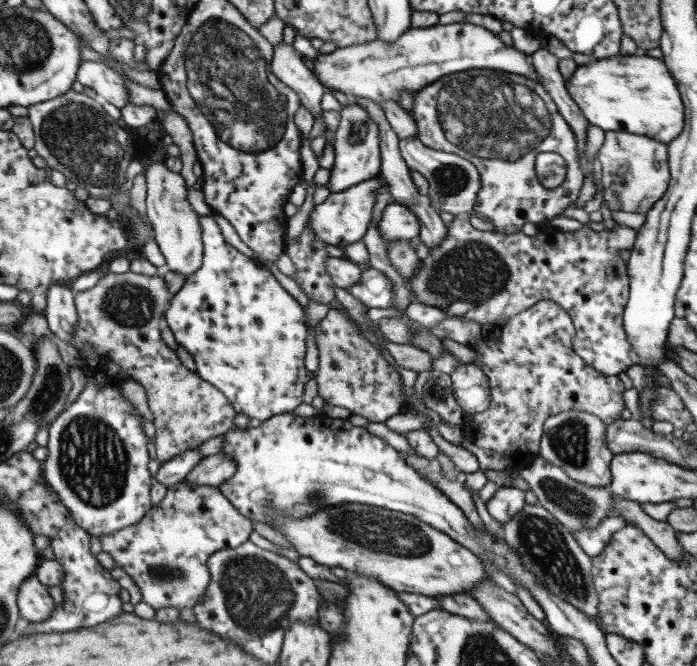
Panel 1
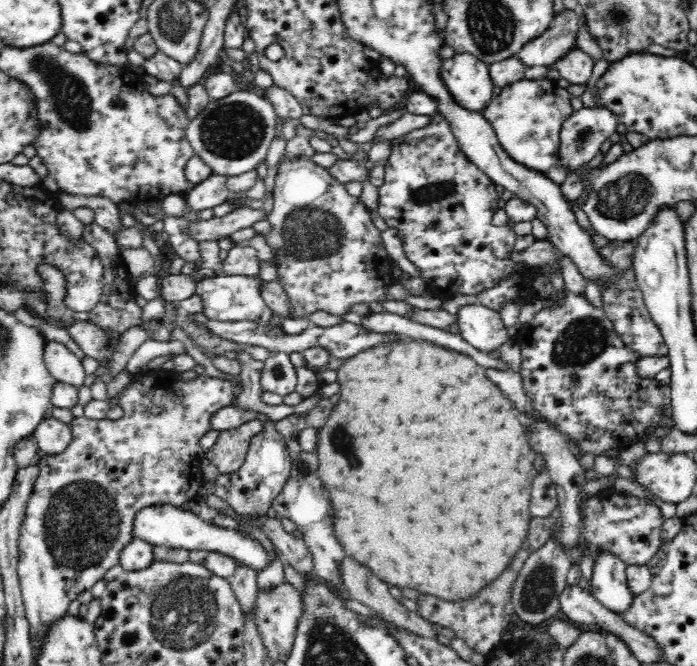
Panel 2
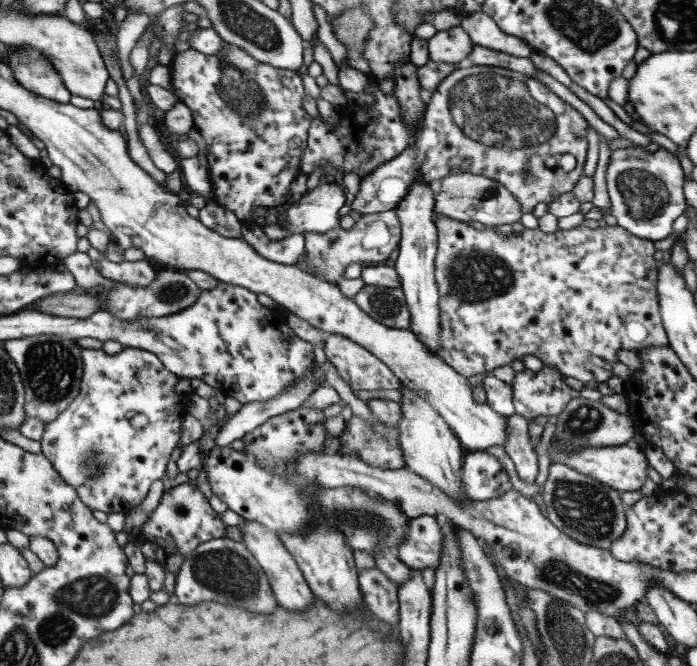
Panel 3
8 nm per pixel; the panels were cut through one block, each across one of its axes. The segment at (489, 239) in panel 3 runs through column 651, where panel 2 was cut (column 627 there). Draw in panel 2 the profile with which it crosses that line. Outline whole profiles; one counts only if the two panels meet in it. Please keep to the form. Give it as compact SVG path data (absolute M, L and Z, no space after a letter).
M635 240L611 241L609 247L600 248L602 255L610 261L612 267L618 269L618 275L620 275L616 284L610 284L610 286L601 289L604 304L603 310L612 321L615 332L618 333L618 336L628 348L638 352L641 357L666 356L668 352L666 341L663 339L658 325L652 320L635 279L631 258L636 243Z

